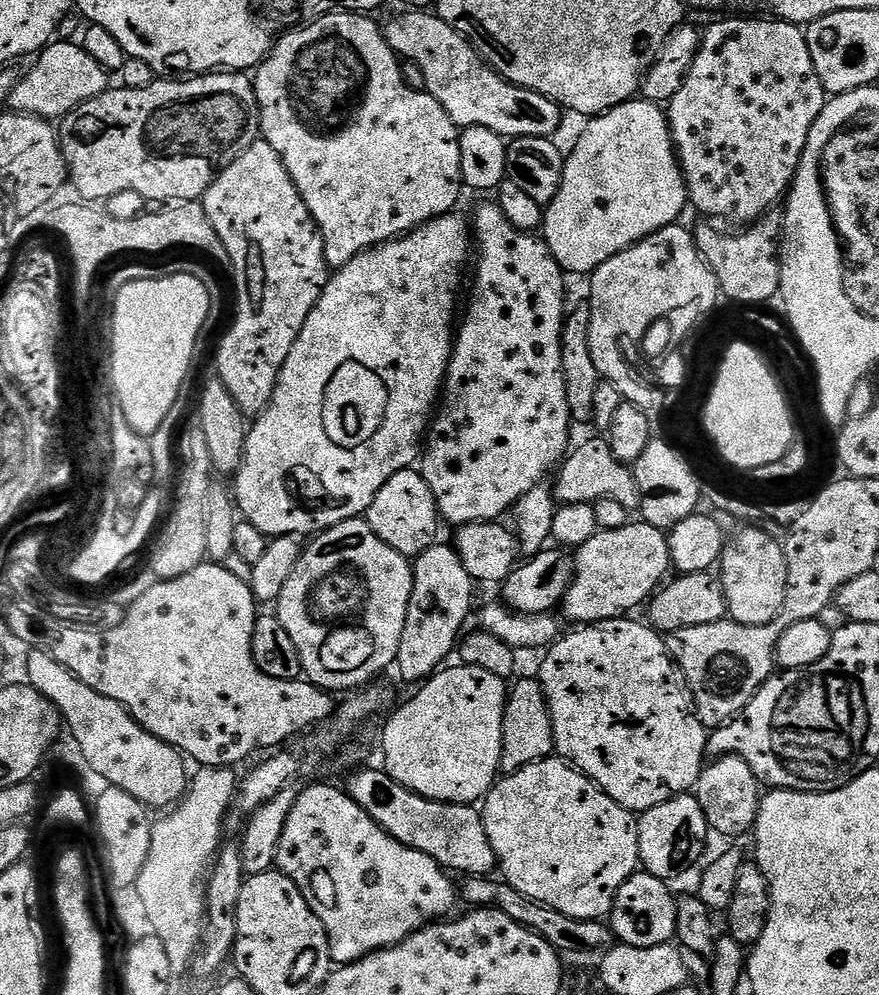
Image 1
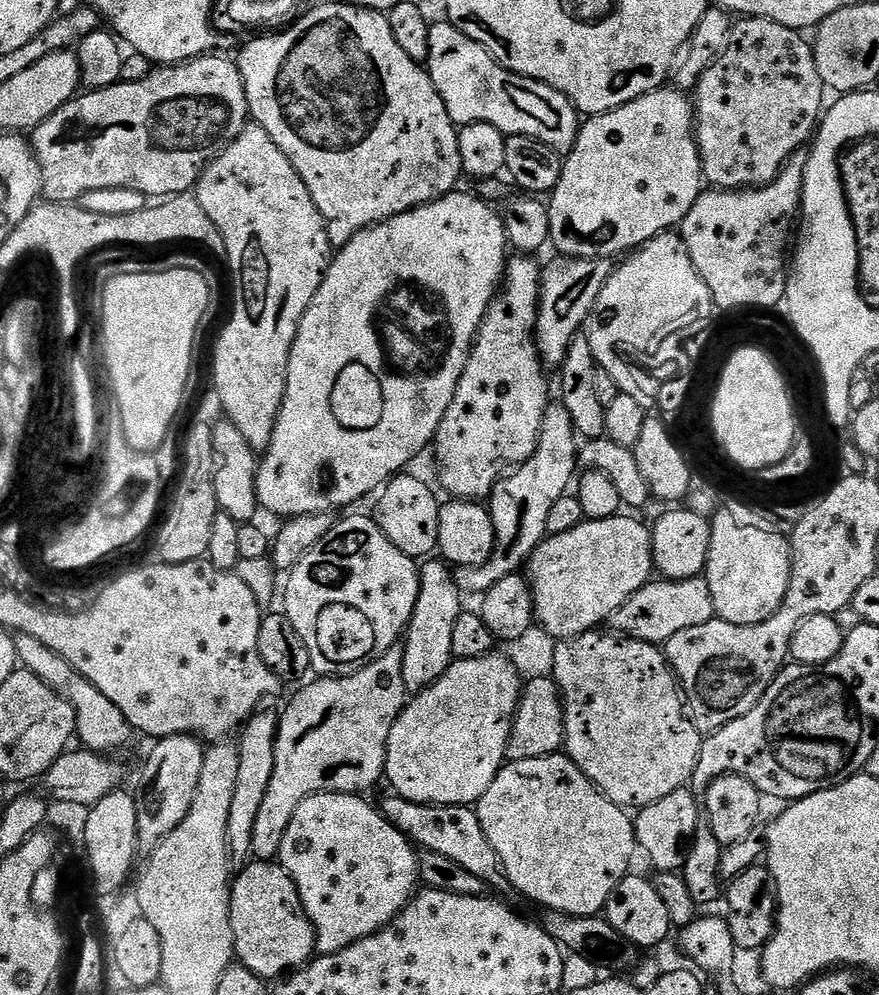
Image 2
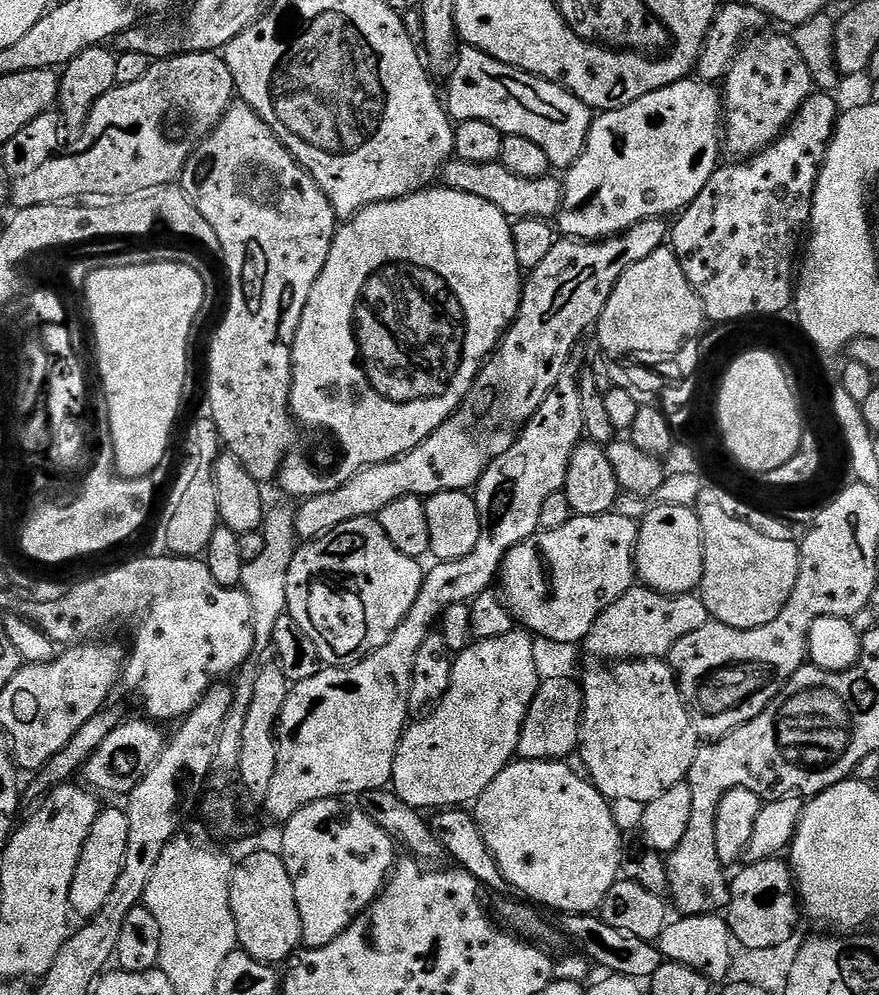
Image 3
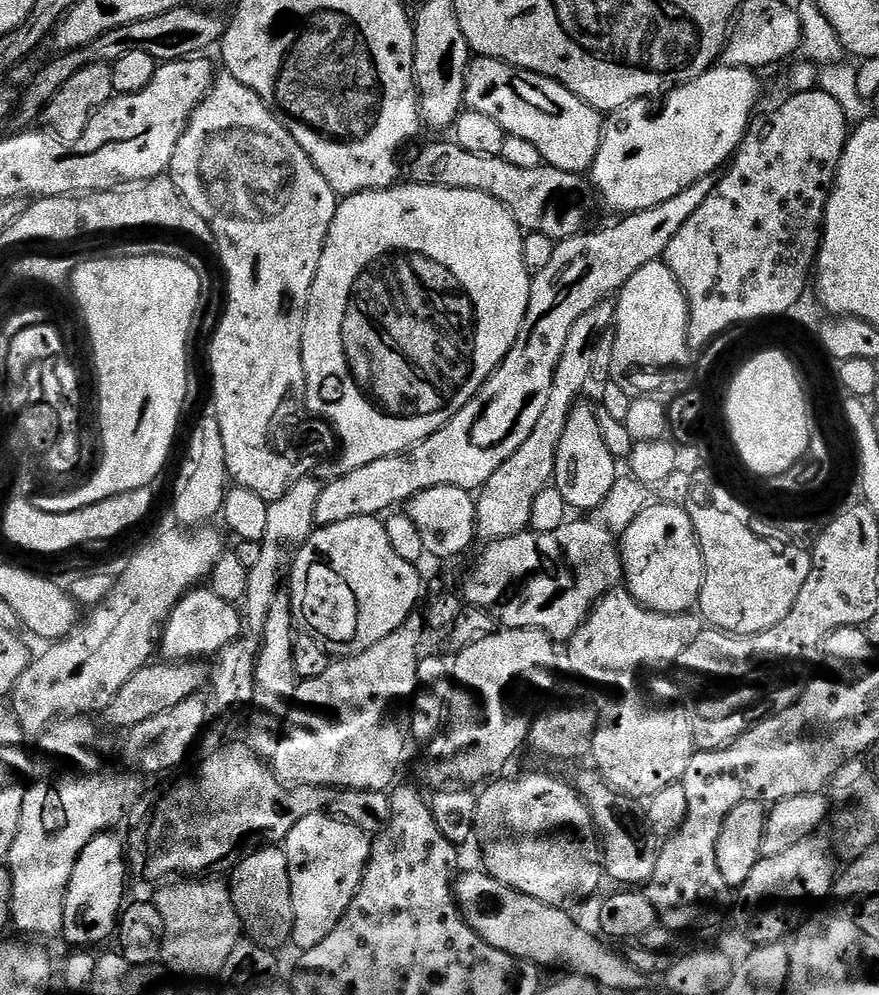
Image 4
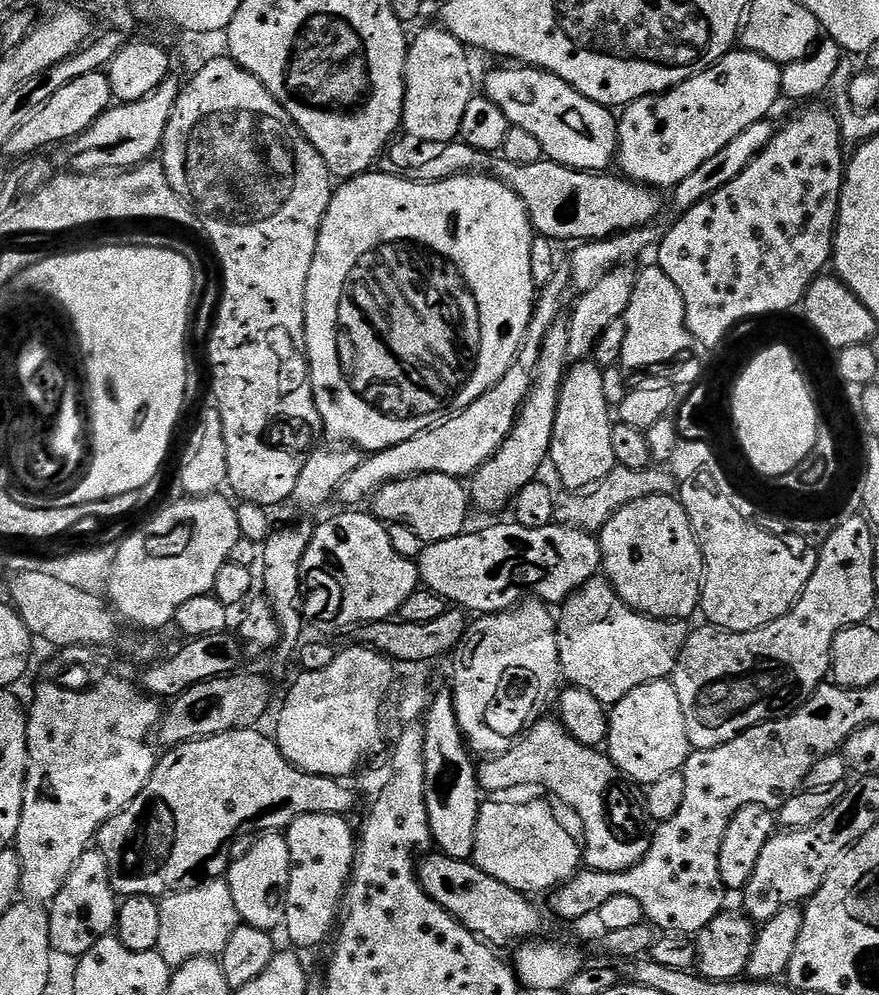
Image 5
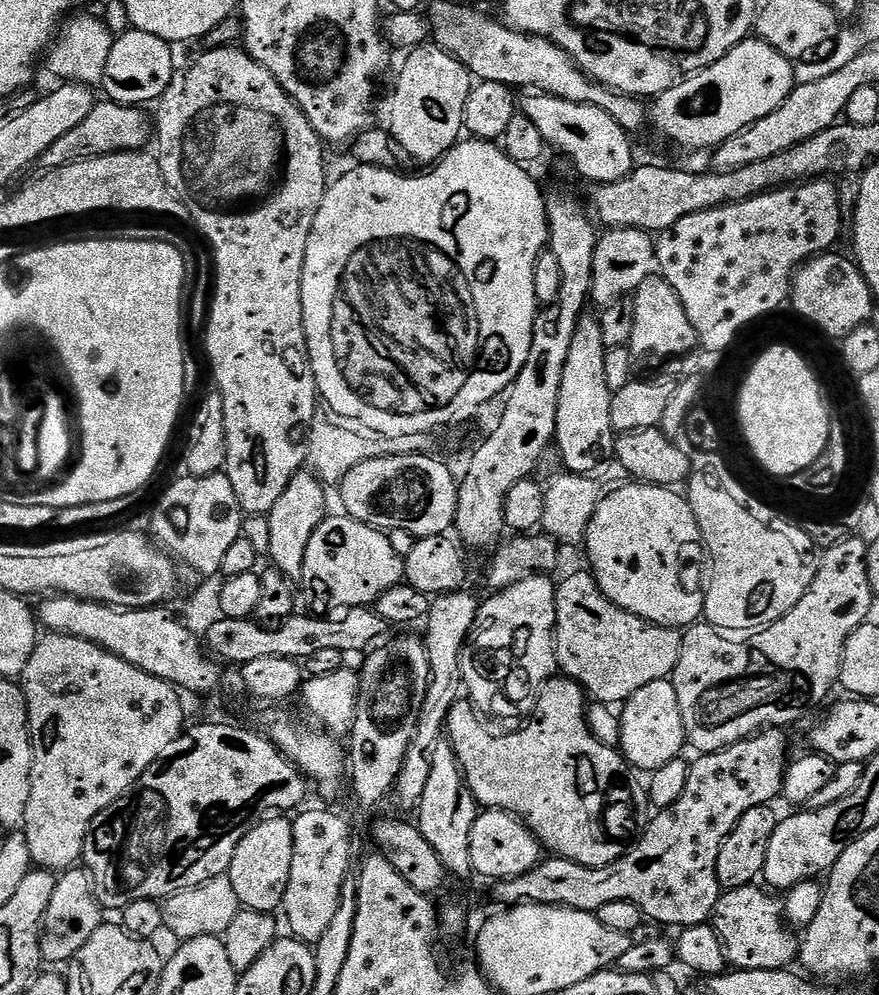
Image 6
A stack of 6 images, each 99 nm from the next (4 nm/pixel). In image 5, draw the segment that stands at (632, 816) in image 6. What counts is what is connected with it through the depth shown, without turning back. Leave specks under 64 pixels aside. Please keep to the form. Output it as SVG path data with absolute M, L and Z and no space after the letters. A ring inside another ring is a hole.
M559 719L538 720L507 752L493 755L479 765L481 789L492 792L488 794L508 794L511 788L523 784L541 784L580 815L584 823L582 860L591 871L621 872L642 862L648 852L650 828L647 828L641 793L628 792L629 781L611 756L575 740Z

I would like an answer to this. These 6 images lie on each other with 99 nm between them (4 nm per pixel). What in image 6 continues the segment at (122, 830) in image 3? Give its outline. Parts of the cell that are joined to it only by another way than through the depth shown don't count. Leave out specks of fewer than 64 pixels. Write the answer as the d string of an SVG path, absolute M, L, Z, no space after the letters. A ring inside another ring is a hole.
M83 867L67 869L57 879L54 886L54 898L50 902L50 906L44 915L44 924L40 928L40 959L45 965L48 964L64 964L75 961L78 950L82 950L82 946L86 946L86 942L90 942L90 938L94 934L94 930L98 930L102 923L102 909L100 903L96 900L96 888L92 885L92 877L88 875Z

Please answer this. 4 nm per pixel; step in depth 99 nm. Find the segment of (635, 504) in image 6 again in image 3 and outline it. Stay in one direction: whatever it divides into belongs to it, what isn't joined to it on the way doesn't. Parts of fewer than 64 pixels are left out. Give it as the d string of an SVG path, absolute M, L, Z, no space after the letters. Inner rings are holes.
M664 505L647 509L639 521L636 574L639 583L667 596L695 593L704 577L704 539L695 507Z

